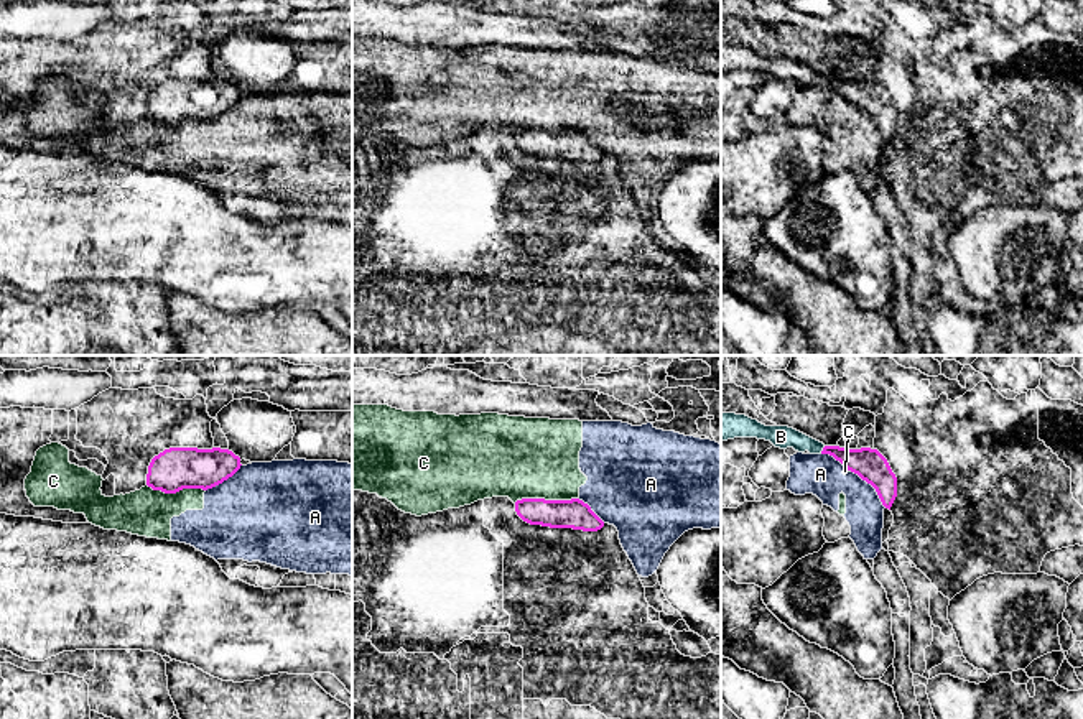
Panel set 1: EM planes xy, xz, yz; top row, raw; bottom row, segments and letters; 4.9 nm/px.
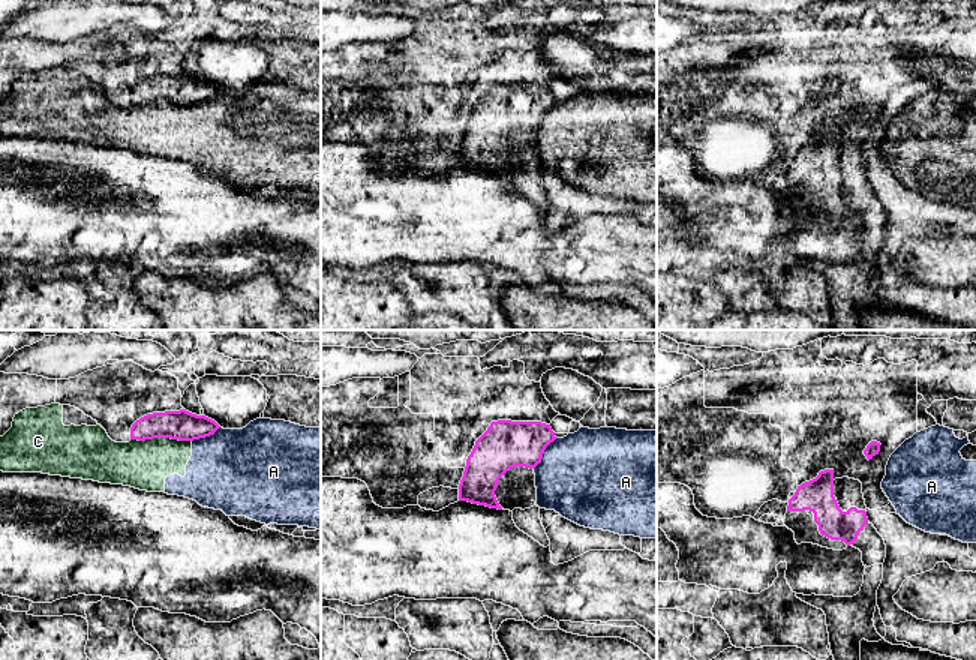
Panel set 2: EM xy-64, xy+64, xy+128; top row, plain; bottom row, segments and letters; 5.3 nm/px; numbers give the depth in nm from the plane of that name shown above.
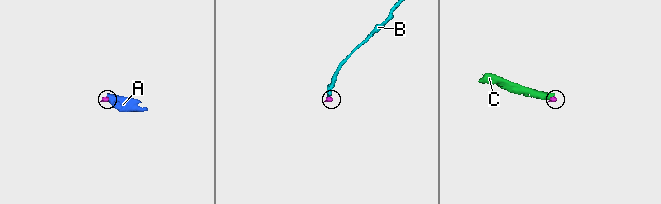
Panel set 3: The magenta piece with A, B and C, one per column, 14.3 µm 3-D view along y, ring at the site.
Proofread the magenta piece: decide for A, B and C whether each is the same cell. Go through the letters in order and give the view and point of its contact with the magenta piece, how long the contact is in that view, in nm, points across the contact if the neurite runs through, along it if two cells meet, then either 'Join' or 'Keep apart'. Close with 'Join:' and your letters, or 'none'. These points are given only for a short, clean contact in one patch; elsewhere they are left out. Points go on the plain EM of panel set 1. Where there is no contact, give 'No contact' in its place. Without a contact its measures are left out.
A: Touches magenta at yz (871, 115). Shared border 260 nm. Boundary: yz (850, 101), (874, 120), (886, 139). Keep apart
B: Touches magenta at yz (823, 81). Shared border 50 nm. Path across: yz (869, 96), (832, 81), (823, 81), (780, 68). Join
C: Touches magenta at xz (543, 130). Shared border 320 nm. Keep apart
Join: B

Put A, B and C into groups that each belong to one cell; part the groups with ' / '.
A C / B

